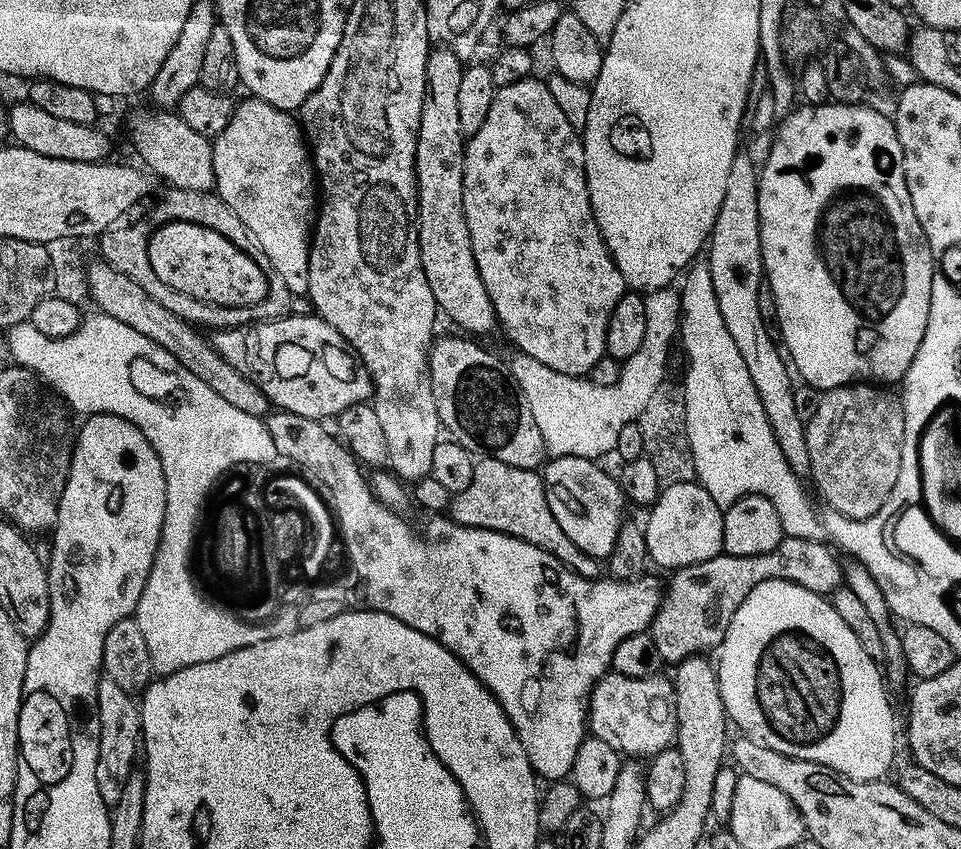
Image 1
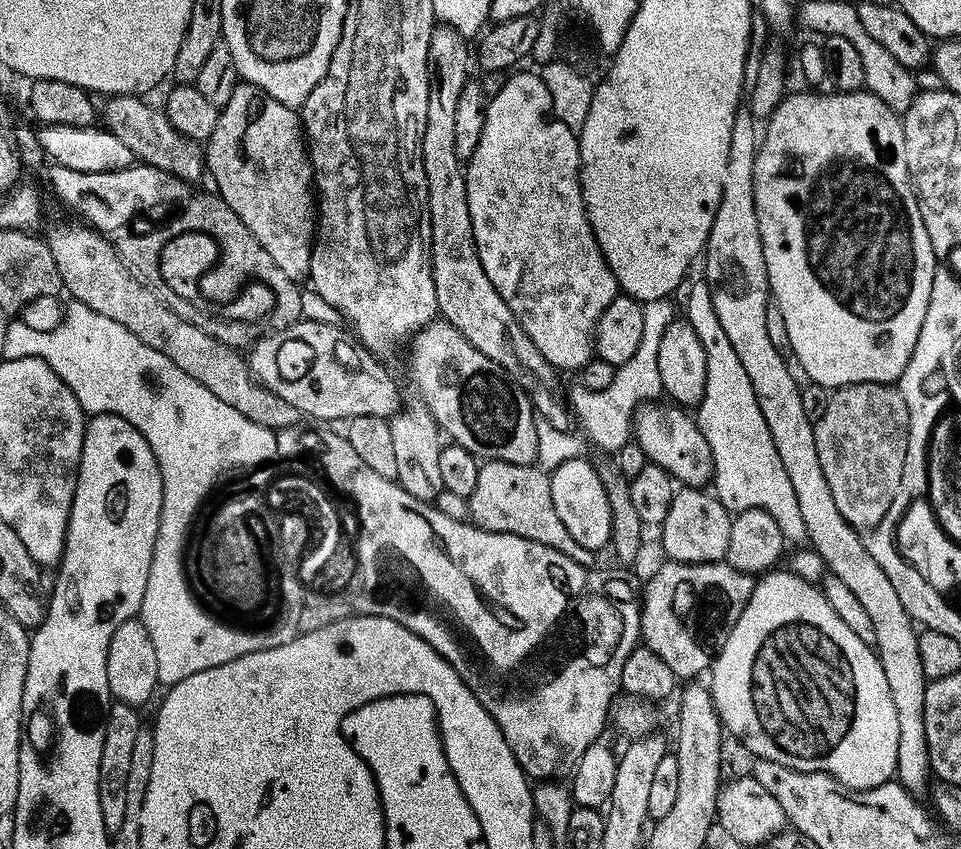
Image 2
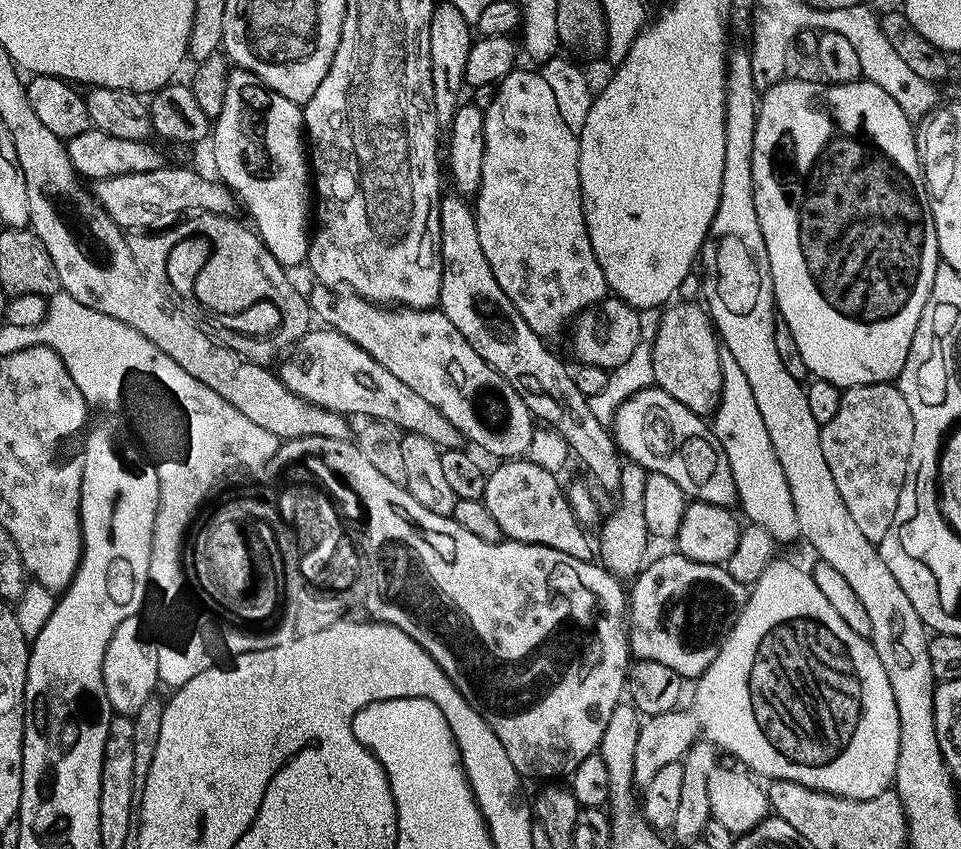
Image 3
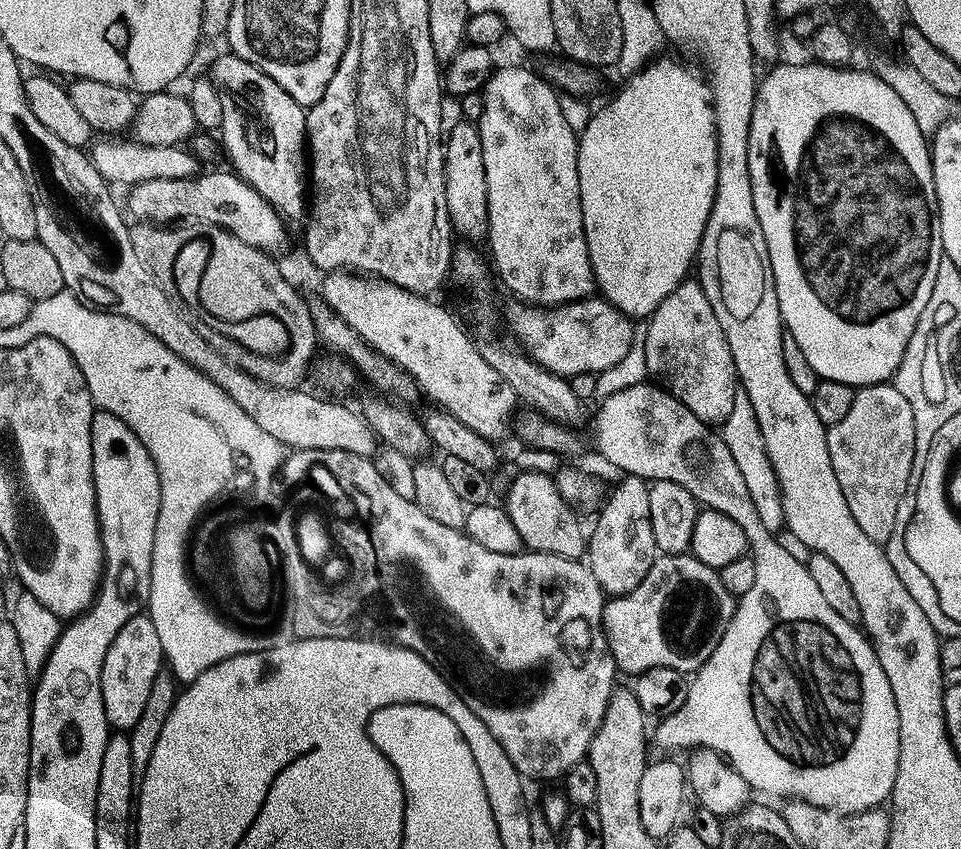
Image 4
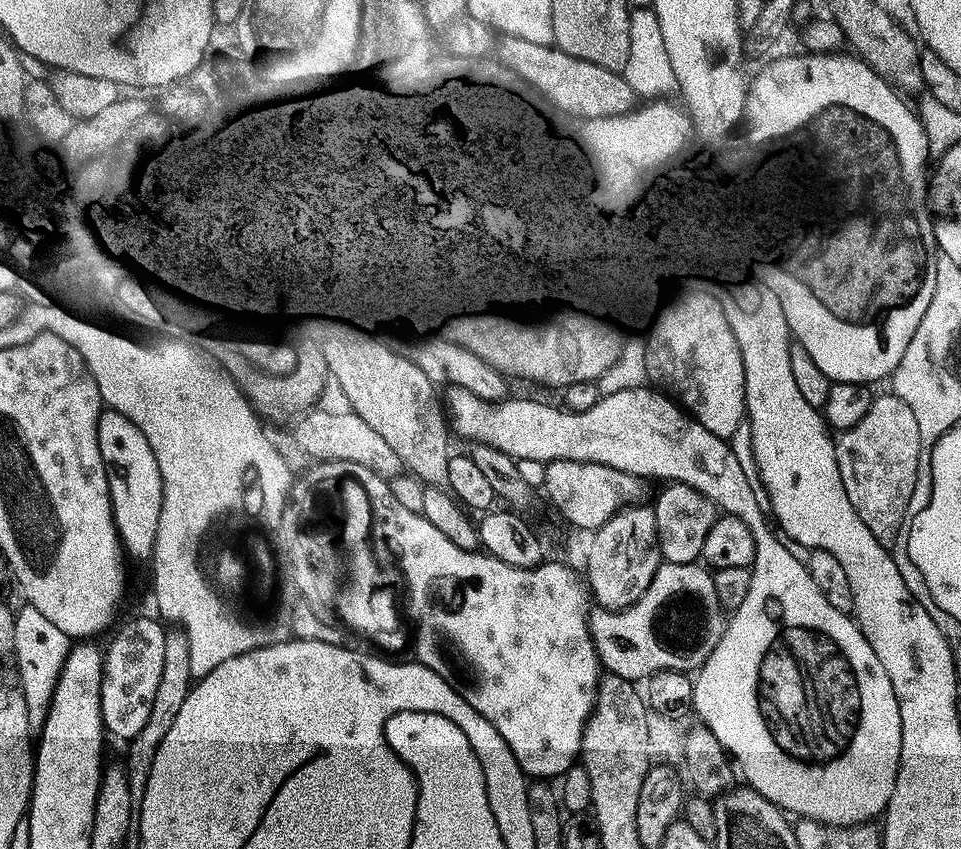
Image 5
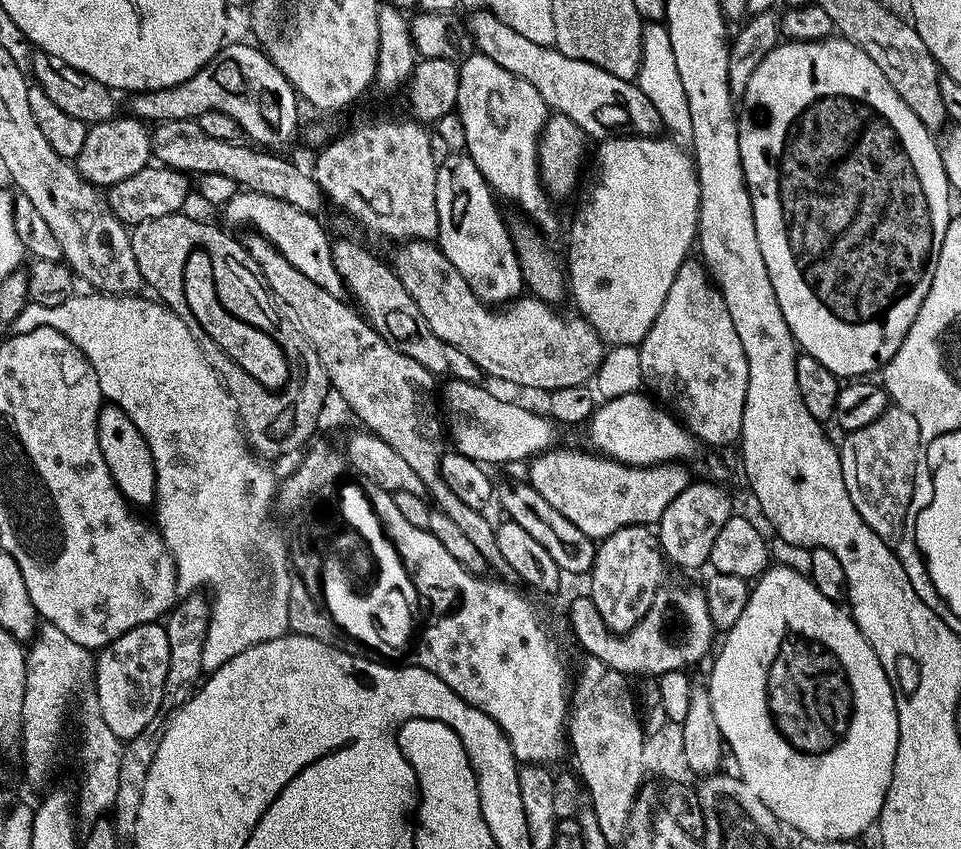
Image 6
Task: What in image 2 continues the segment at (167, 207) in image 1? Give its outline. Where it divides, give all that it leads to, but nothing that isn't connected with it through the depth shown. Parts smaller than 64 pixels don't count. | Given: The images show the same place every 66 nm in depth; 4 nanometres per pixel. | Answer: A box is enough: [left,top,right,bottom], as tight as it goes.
[118,192,267,304]

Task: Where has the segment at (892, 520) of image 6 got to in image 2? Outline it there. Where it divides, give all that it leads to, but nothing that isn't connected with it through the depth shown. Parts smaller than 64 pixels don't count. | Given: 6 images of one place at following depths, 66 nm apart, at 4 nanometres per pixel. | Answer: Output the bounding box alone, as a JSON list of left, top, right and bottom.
[814,384,908,530]

